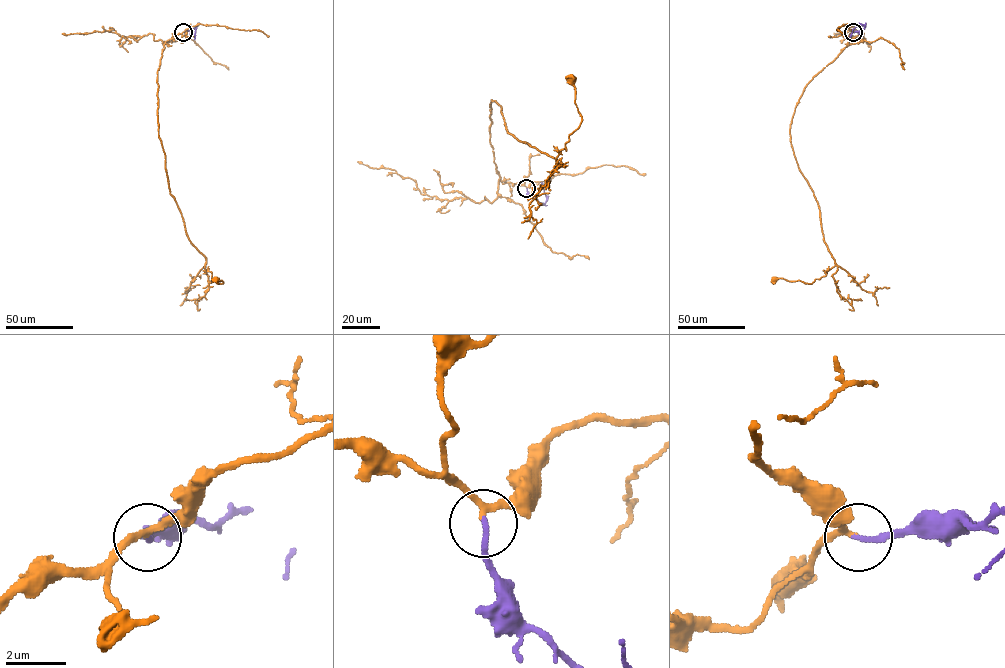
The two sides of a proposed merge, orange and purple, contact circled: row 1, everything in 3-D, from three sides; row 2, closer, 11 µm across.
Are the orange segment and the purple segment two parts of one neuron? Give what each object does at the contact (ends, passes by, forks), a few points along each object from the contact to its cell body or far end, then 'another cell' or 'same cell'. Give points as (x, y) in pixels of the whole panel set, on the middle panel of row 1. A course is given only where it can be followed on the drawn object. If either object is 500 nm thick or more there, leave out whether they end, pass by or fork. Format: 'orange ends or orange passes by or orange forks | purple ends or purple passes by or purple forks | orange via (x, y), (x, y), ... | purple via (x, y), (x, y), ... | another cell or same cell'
orange passes by | purple ends | orange via (527, 188), (499, 179), (490, 140), (491, 100), (501, 107), (508, 132), (556, 163), (582, 120), (572, 77) | purple via (527, 188), (528, 194), (545, 203), (546, 196), (541, 182) | same cell

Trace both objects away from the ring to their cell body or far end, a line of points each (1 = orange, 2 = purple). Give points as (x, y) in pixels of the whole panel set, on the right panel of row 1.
1: (853, 32), (805, 87), (790, 129), (835, 265), (812, 283), (773, 279)
2: (853, 32), (864, 29), (864, 25), (856, 27), (849, 39)

